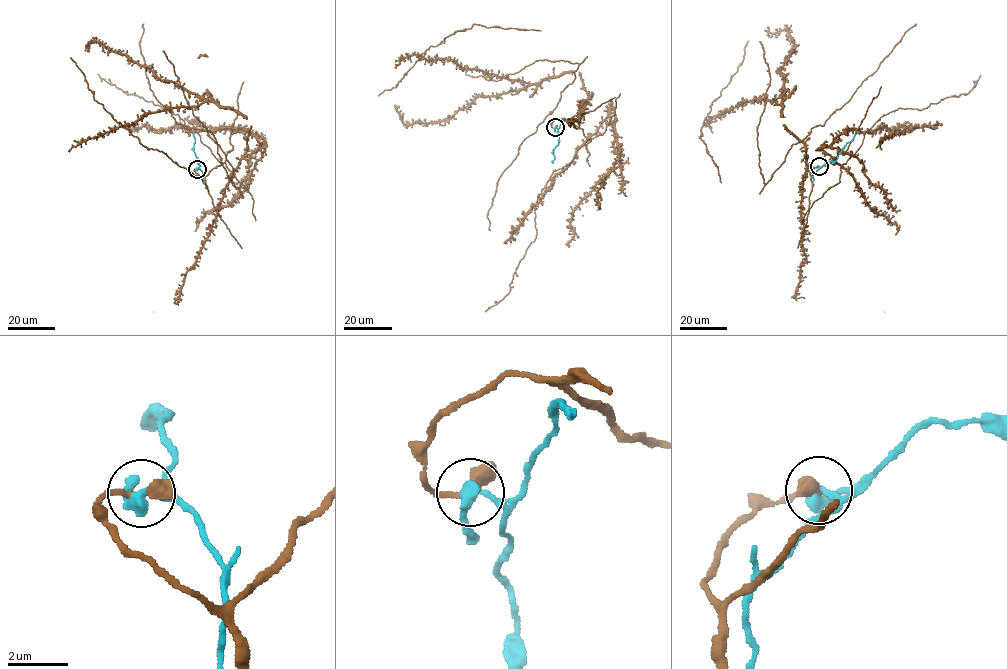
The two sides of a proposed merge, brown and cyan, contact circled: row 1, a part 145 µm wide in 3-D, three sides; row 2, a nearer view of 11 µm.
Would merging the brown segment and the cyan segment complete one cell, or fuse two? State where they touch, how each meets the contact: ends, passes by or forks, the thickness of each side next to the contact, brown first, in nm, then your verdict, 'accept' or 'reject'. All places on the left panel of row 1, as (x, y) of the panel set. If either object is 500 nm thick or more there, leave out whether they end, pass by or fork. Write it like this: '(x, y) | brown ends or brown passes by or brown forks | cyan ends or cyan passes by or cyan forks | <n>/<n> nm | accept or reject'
(197, 169) | brown ends | cyan passes by | 460/320 nm | reject

